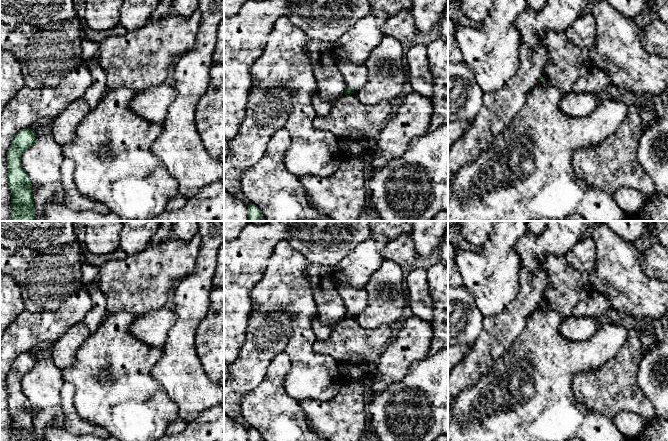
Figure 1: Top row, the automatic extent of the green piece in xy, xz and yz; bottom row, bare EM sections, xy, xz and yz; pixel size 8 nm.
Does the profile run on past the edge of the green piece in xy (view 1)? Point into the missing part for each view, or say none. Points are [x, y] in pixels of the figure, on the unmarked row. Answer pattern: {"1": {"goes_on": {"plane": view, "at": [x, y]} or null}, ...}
{"1": {"goes_on": null}}

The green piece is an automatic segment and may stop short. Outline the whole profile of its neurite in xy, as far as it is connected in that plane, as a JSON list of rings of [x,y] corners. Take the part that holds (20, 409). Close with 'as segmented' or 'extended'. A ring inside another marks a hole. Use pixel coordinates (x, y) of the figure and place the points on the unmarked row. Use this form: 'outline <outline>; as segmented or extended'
outline [[[30,352],[21,353],[7,375],[8,409],[12,419],[10,441],[35,441],[32,405],[21,387],[22,378],[35,364],[36,359]]]; as segmented

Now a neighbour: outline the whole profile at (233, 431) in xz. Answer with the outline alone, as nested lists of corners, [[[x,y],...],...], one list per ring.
[[[224,412],[224,441],[248,441],[247,428],[232,420]]]

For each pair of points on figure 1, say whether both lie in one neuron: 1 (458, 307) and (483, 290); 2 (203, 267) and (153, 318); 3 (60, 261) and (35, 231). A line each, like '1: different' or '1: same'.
1: different
2: different
3: different

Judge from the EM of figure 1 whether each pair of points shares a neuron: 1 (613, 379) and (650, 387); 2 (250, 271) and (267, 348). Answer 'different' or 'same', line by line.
1: different
2: different

